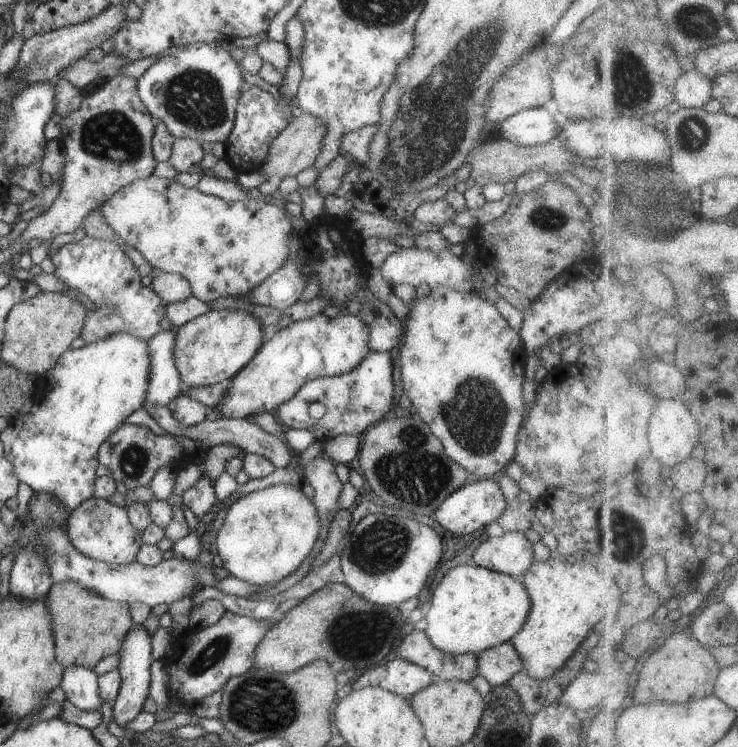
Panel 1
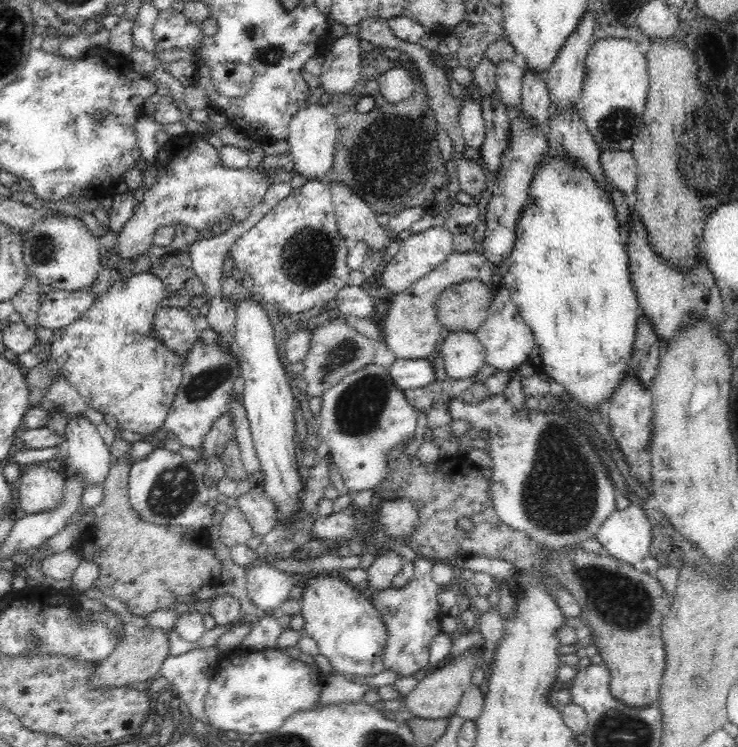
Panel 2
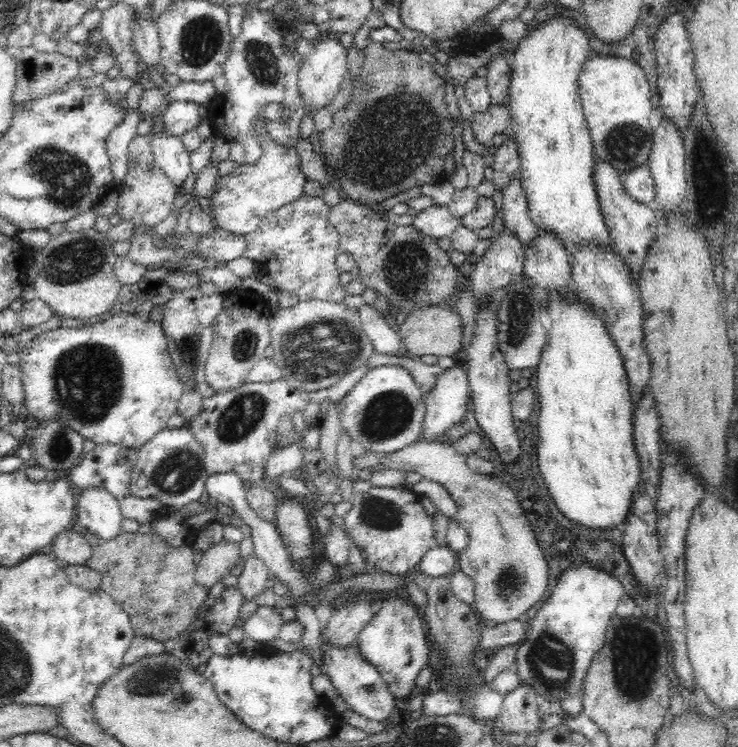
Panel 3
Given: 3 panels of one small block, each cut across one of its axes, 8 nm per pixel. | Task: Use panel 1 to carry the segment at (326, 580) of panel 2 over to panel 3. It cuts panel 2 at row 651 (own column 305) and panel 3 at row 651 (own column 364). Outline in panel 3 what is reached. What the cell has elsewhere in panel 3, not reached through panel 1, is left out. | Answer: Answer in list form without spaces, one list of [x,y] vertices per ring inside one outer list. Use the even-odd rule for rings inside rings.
[[[323,641],[323,666],[326,674],[335,686],[337,696],[342,698],[354,713],[362,715],[368,721],[386,721],[395,710],[396,697],[389,691],[389,686],[381,674],[358,653],[358,644],[344,649],[326,645]]]

